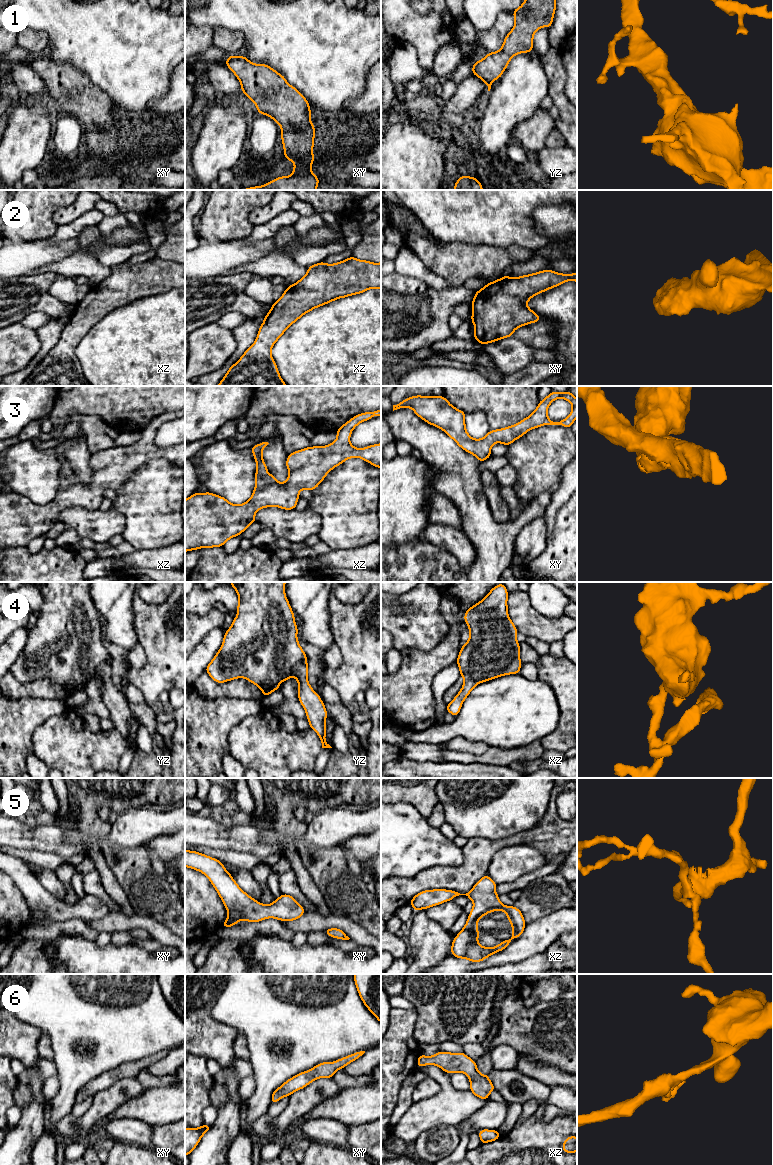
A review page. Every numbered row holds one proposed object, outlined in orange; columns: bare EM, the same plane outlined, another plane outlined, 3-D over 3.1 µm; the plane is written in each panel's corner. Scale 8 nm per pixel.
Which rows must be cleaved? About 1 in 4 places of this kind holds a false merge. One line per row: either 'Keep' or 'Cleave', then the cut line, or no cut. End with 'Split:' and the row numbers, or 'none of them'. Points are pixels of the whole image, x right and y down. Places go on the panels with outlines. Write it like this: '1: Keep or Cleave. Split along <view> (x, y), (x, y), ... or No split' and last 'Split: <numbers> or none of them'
1: Keep. No split
2: Keep. No split
3: Keep. No split
4: Keep. No split
5: Keep. No split
6: Keep. No split
Split: none of them

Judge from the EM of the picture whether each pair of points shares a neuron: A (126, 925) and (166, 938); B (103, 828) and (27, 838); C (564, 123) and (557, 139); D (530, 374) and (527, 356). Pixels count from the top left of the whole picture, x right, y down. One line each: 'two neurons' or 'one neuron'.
A: one neuron
B: two neurons
C: two neurons
D: two neurons

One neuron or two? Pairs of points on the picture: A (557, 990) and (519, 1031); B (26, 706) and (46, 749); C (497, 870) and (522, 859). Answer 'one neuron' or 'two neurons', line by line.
A: two neurons
B: two neurons
C: one neuron

